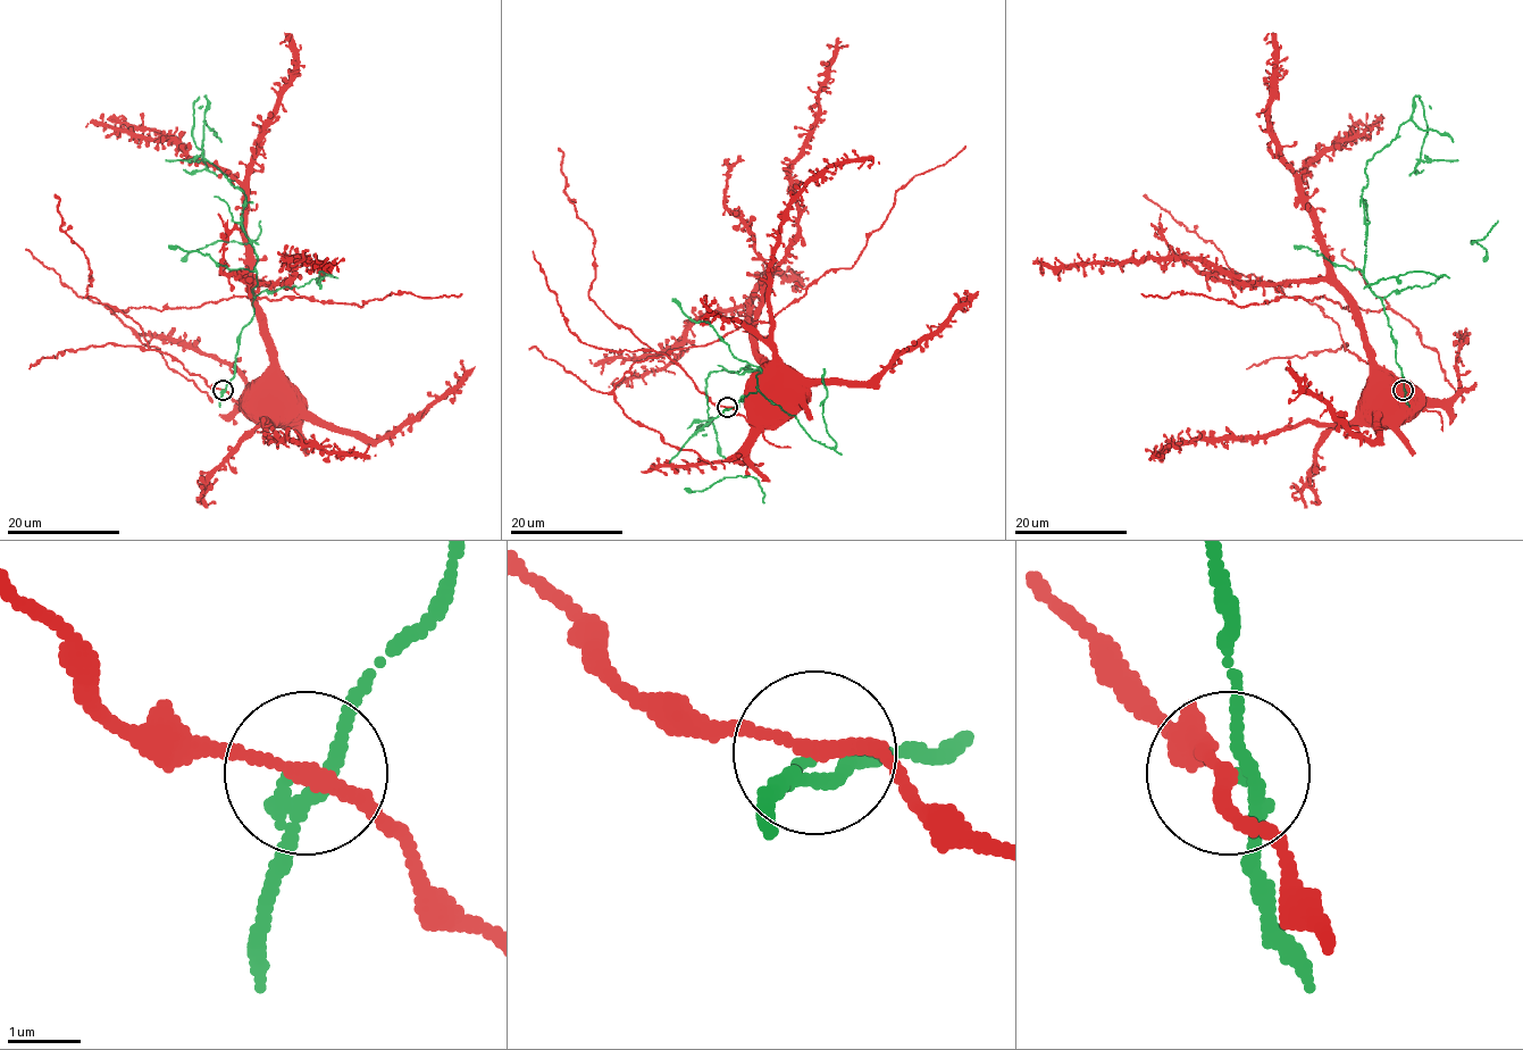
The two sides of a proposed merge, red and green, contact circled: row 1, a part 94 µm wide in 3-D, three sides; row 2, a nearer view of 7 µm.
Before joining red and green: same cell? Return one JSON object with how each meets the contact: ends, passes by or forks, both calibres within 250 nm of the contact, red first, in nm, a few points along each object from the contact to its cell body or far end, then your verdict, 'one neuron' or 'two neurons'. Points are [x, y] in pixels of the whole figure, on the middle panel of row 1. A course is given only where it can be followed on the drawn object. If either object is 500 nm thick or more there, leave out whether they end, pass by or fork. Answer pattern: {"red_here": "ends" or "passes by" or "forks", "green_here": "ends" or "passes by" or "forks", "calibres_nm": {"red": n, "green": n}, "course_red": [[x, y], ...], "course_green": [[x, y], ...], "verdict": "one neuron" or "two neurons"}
{"red_here": "passes by", "green_here": "passes by", "calibres_nm": {"red": 200, "green": 140}, "course_red": [[727, 407], [745, 417], [762, 407], [764, 416]], "course_green": [[727, 408], [759, 389], [760, 369], [713, 371], [705, 397], [710, 418], [696, 431], [708, 425], [669, 463]], "verdict": "two neurons"}

